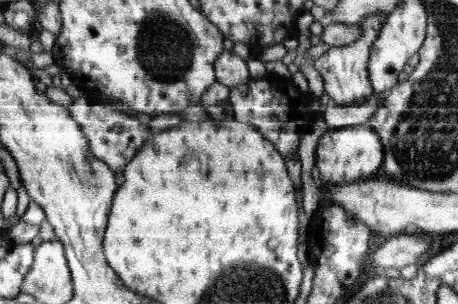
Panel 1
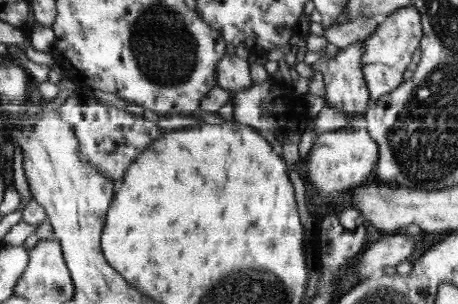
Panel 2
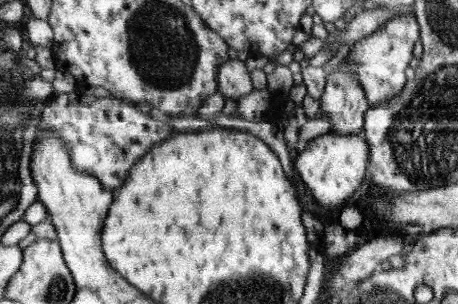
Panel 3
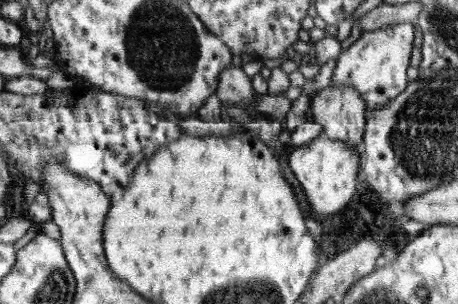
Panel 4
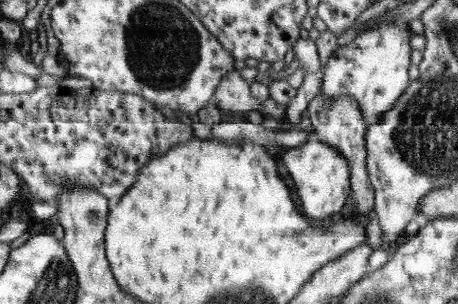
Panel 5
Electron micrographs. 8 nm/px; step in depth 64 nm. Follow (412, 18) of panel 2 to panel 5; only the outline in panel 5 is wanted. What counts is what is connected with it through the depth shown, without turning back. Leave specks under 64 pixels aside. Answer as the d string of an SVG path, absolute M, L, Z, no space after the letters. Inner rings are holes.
M379 24L377 28L361 32L347 46L339 46L329 54L323 66L323 78L319 94L325 100L337 96L351 96L363 114L367 126L377 124L383 118L383 112L391 112L403 92L409 88L407 82L409 66L409 32L407 24Z

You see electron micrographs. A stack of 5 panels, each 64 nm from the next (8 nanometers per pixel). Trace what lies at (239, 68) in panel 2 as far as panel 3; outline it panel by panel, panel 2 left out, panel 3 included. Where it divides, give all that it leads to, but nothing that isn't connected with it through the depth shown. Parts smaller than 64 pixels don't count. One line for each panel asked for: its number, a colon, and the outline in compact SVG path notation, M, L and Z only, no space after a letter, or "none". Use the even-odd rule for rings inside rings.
3: M227 60L227 64L223 64L223 68L219 68L217 82L219 82L217 92L235 102L241 96L247 96L253 92L251 74L247 72L245 62L239 62L239 60Z

